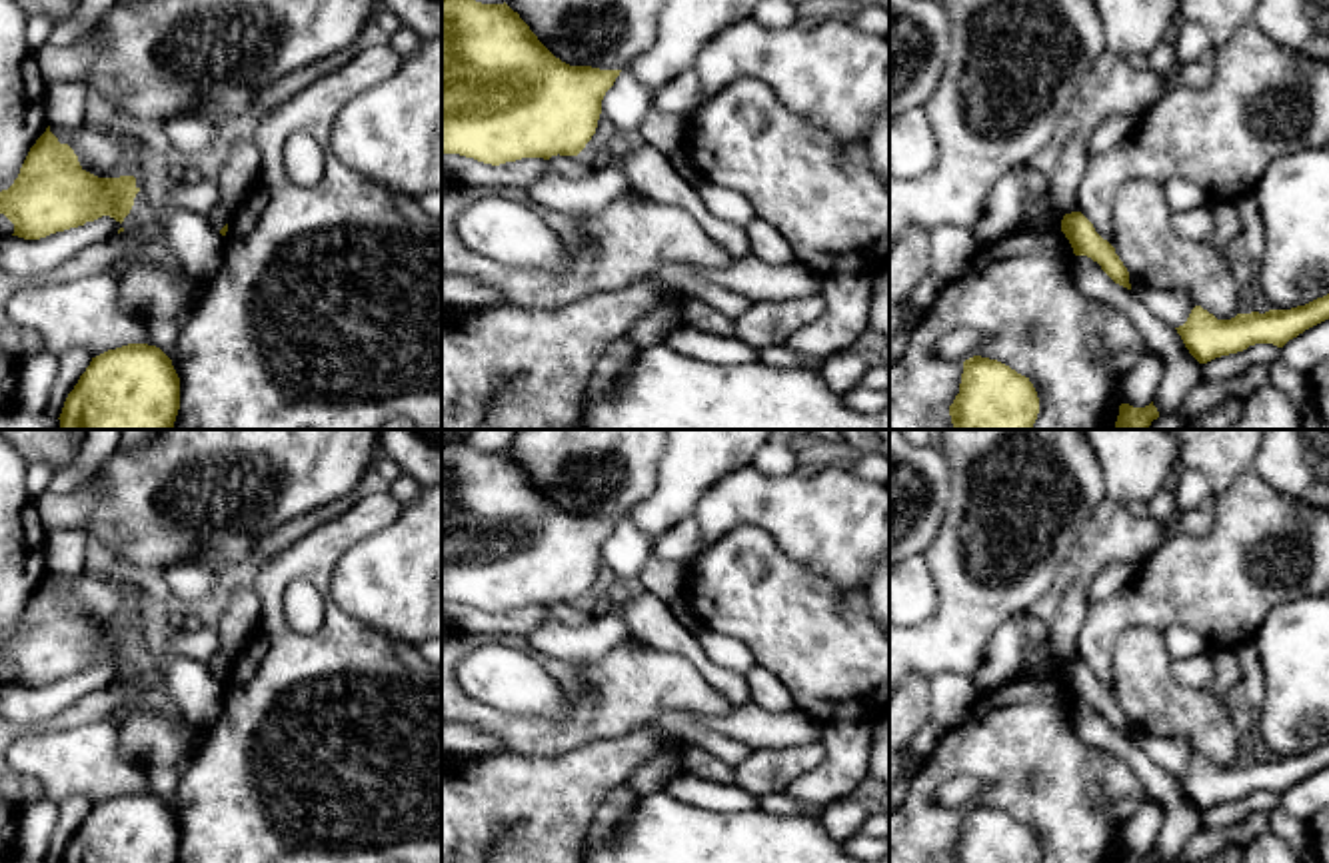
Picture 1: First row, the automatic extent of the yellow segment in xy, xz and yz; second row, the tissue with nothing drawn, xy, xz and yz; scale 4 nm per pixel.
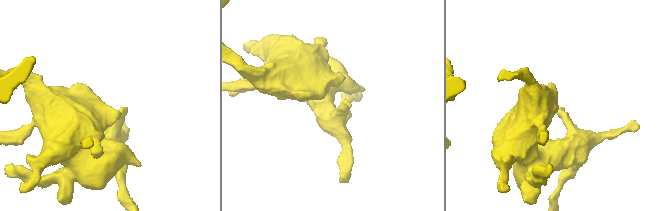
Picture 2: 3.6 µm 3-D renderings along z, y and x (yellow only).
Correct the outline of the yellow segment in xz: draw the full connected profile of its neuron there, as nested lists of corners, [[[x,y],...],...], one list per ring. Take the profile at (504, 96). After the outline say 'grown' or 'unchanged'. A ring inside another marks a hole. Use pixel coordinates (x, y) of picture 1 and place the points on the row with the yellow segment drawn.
[[[442,0],[442,154],[492,166],[578,156],[620,72],[562,62],[506,2]]] | unchanged

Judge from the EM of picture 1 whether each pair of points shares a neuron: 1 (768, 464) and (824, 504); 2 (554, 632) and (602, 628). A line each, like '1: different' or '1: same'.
1: different
2: same

